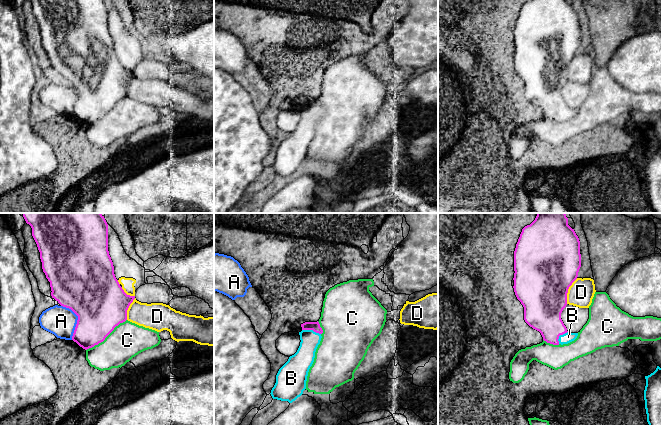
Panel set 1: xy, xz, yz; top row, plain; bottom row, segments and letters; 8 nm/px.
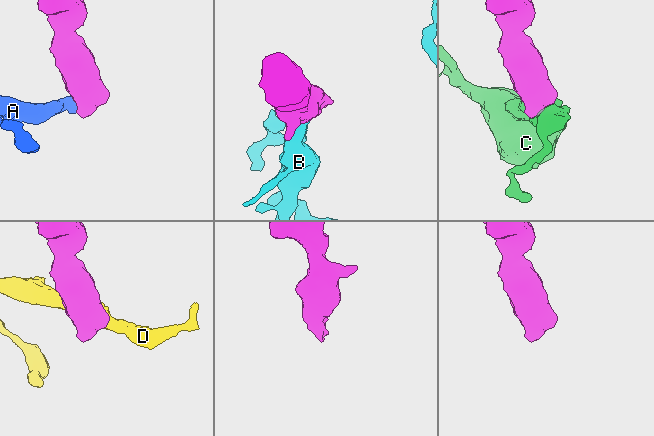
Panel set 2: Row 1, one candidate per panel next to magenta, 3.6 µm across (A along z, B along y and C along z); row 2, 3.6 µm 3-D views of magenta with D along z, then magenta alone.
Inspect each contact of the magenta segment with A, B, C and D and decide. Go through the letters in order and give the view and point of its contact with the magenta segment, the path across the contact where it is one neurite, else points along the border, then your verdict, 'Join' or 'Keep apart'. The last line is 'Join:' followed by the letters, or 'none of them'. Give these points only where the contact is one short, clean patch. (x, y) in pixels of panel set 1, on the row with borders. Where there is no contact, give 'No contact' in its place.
A: Touches magenta at xy (77, 320). Boundary: xy (61, 305), (69, 308), (77, 316), (77, 323), (71, 339). Keep apart
B: Touches magenta at xz (311, 329). Path across: xz (315, 326), (311, 329), (309, 344), (303, 359). Join
C: Touches magenta at xy (106, 336). Keep apart
D: Touches magenta at yz (567, 291). Keep apart
Join: B

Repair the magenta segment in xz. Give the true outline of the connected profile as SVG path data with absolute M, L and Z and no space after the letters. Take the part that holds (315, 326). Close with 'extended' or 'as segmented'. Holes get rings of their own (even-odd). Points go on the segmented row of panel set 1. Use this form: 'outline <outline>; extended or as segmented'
outline M319 322L301 324L300 346L297 352L279 369L276 383L271 390L273 399L292 403L303 394L310 367L315 358L315 352L323 333Z; extended

